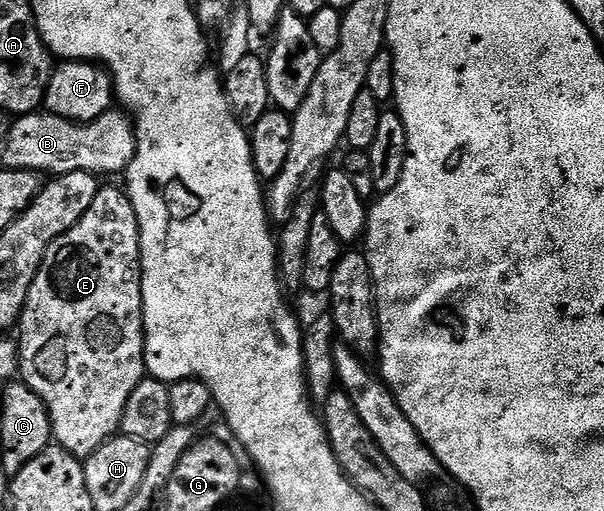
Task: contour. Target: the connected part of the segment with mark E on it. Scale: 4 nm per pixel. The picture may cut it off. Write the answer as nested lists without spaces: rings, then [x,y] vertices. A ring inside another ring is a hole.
[[[100,187],[97,198],[93,198],[93,206],[85,210],[85,214],[65,234],[61,234],[45,250],[45,258],[29,286],[27,301],[23,312],[19,315],[17,325],[17,343],[19,346],[19,371],[22,383],[27,384],[41,398],[47,407],[51,419],[51,435],[58,447],[64,448],[69,454],[86,458],[95,453],[106,440],[120,431],[121,414],[125,410],[125,402],[129,402],[129,394],[145,378],[145,365],[143,363],[143,299],[141,298],[141,266],[139,265],[139,227],[137,214],[133,210],[131,200],[122,187]]]

